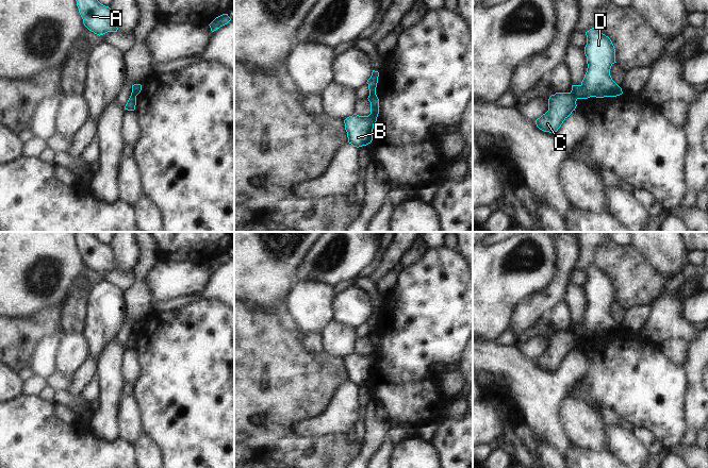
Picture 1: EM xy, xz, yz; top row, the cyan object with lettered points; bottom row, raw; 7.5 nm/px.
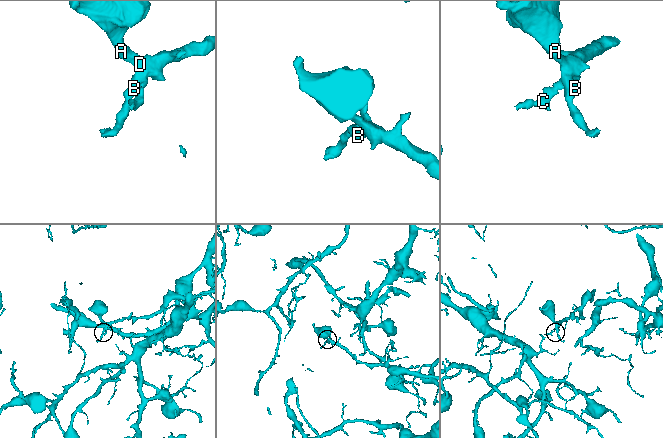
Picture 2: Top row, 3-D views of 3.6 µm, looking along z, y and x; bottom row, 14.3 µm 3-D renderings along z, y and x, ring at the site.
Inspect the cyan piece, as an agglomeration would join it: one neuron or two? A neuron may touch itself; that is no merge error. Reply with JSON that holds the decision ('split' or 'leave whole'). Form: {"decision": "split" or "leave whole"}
{"decision": "split"}

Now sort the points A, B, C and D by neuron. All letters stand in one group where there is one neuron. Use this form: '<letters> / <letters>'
A B D / C

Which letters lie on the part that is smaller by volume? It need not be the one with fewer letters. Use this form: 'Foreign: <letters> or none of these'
Foreign: C

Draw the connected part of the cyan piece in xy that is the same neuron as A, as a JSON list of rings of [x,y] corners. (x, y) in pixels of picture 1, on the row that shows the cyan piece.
[[[76,0],[84,26],[97,35],[117,32],[113,13],[98,0]]]

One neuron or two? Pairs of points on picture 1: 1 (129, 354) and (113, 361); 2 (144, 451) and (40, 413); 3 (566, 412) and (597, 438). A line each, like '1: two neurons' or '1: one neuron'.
1: two neurons
2: two neurons
3: one neuron

